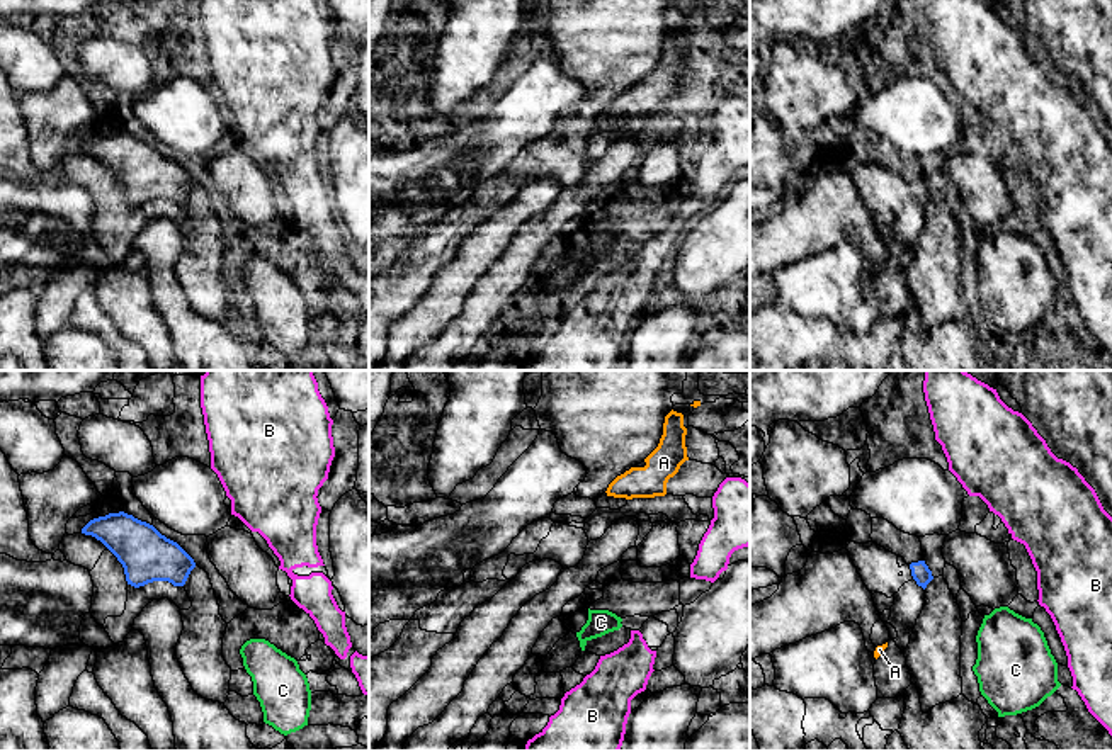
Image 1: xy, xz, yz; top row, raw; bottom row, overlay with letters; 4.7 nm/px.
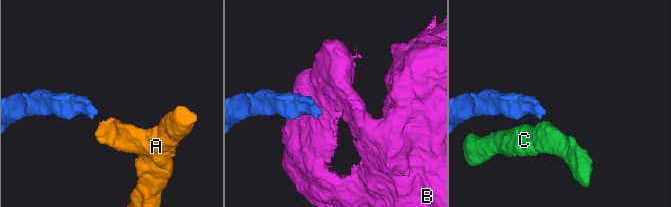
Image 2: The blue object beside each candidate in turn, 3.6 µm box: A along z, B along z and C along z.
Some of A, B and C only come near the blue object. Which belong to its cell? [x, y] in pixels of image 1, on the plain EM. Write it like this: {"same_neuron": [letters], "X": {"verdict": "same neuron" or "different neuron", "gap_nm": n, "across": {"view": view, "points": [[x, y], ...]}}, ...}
{"same_neuron": ["A"], "A": {"verdict": "same neuron", "gap_nm": 320, "across": {"view": "yz", "points": [[924, 208], [886, 262]]}}, "B": {"verdict": "different neuron", "gap_nm": 280, "across": {"view": "xy", "points": [[189, 175], [232, 133]]}}, "C": {"verdict": "different neuron", "gap_nm": 300, "across": {"view": "yz", "points": [[932, 197], [985, 235]]}}}

